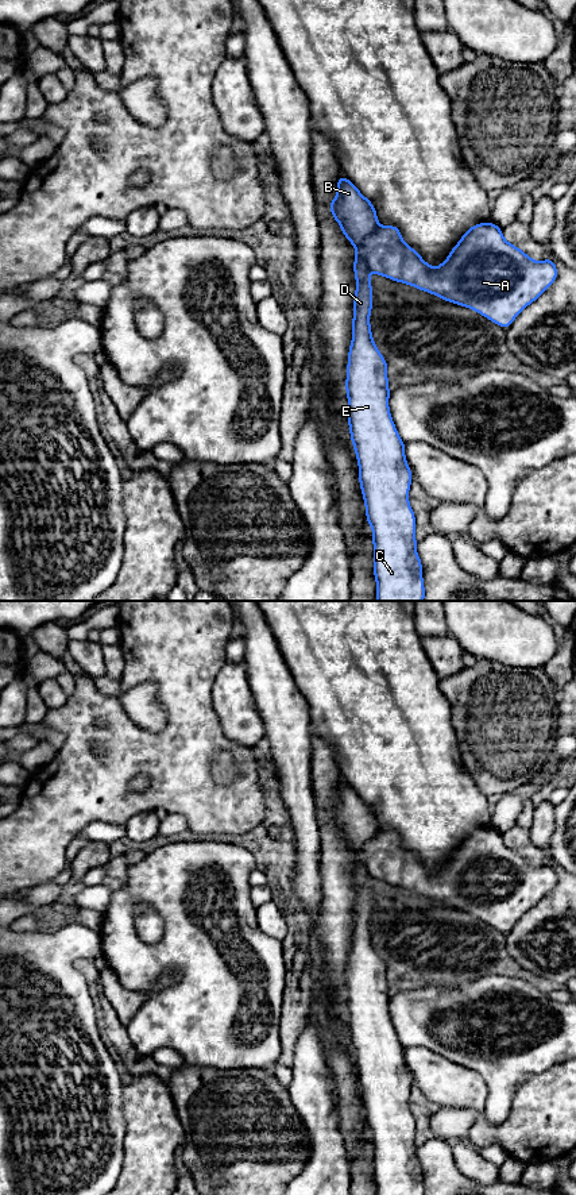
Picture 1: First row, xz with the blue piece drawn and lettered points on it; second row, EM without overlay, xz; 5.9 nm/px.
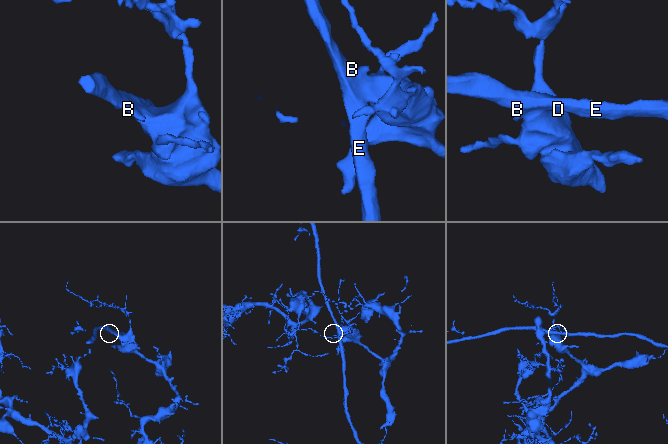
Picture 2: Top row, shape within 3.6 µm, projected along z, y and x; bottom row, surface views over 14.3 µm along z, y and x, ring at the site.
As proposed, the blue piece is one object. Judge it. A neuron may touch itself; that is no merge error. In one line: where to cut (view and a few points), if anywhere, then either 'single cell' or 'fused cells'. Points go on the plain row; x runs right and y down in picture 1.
xz (378, 829), (367, 841), (364, 851), (364, 864), (370, 875) | fused cells

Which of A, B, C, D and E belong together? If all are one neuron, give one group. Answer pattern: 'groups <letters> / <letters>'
groups A / B C D E

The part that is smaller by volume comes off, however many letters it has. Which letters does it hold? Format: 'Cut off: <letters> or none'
Cut off: B, C, D, E

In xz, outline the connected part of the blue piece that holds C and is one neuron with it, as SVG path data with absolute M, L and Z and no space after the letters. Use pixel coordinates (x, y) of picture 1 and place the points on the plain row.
M347 782L337 785L337 799L330 806L329 814L340 829L343 839L356 855L353 867L356 883L355 917L345 994L351 1045L359 1068L359 1086L366 1121L372 1133L376 1195L425 1195L421 1164L415 1154L414 1115L409 1109L409 1094L413 1082L405 1061L405 1048L399 1042L390 1019L387 968L374 948L370 930L372 891L364 851L367 841L378 832L376 816L371 806Z

